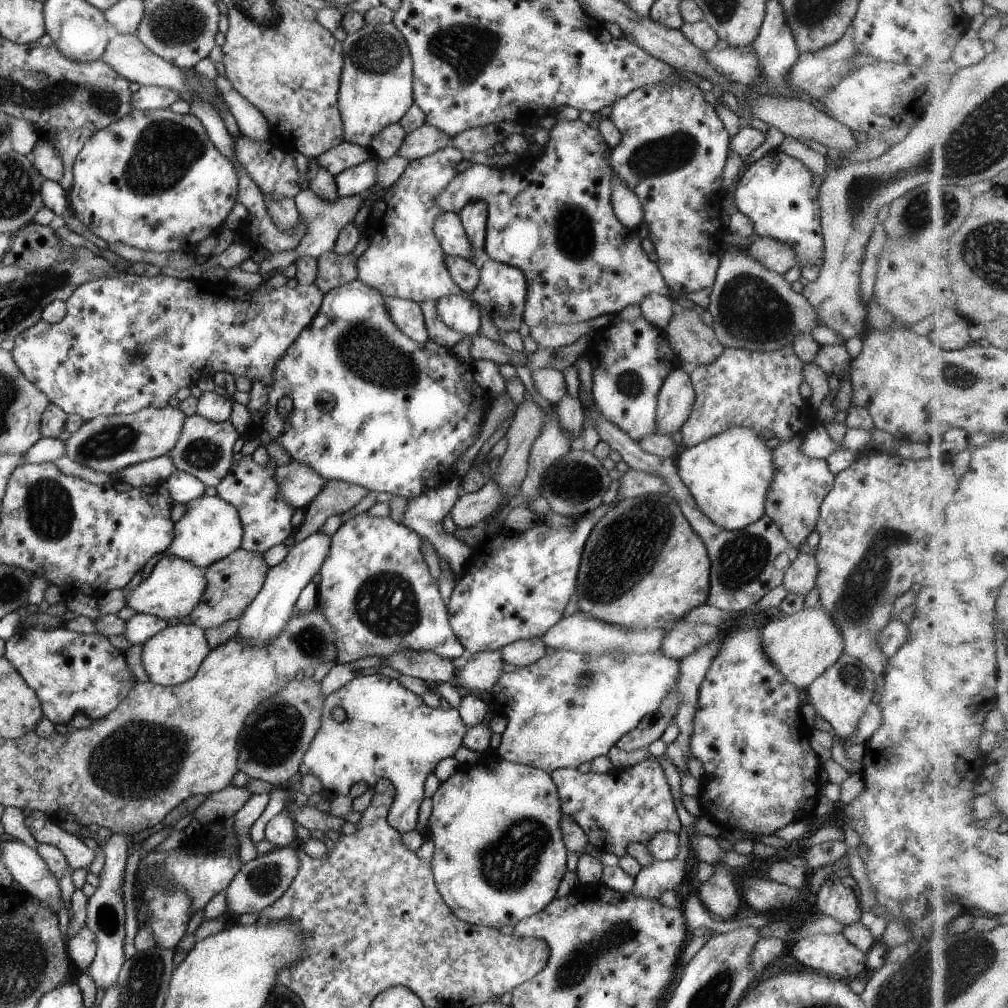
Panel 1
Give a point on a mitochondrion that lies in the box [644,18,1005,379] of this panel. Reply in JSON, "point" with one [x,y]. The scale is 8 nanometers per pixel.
{"point":[751,310]}

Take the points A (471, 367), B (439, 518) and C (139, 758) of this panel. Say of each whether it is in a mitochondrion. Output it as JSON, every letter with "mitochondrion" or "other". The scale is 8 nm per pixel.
{"A":"other","B":"other","C":"mitochondrion"}

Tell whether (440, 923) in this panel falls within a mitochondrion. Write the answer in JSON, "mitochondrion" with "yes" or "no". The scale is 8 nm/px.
{"mitochondrion":"no"}

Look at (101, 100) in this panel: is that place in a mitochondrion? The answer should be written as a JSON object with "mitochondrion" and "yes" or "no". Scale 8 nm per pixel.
{"mitochondrion":"yes"}

